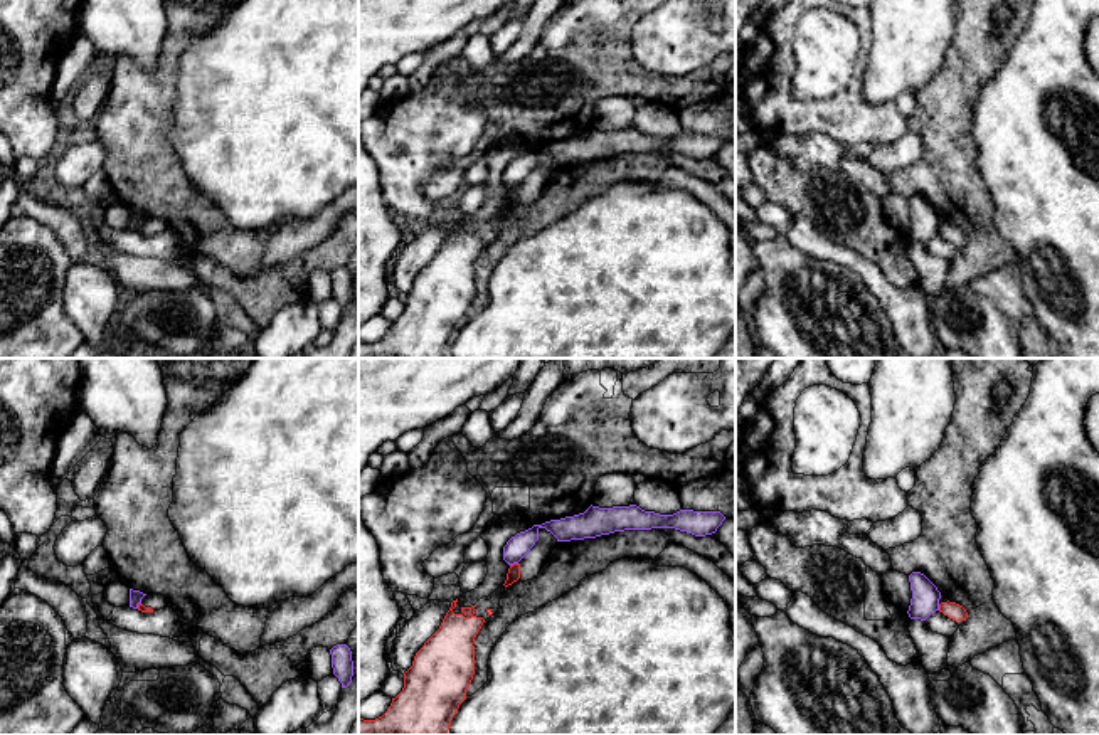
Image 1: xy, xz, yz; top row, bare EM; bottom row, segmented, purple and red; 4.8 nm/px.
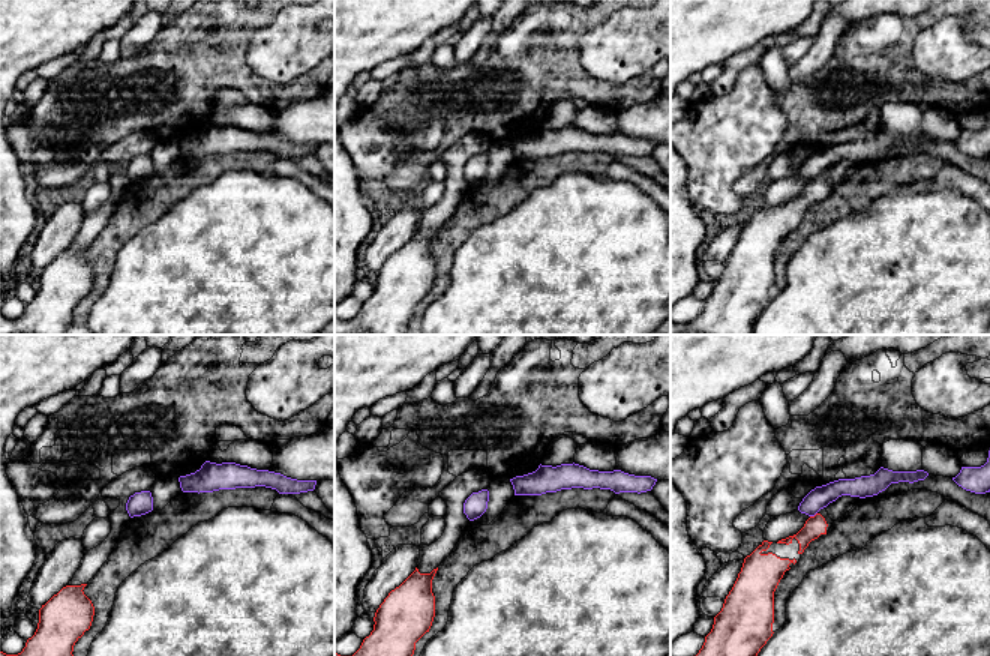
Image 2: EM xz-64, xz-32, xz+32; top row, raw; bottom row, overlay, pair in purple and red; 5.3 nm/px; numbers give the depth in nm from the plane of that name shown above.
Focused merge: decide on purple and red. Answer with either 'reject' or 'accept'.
reject

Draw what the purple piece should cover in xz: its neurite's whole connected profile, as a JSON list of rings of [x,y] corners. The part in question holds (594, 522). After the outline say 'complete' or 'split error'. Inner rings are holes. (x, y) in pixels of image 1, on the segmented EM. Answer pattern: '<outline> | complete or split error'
[[[636,505],[599,508],[589,506],[584,513],[550,520],[517,533],[503,547],[503,560],[508,565],[518,563],[539,540],[539,530],[545,528],[557,542],[596,538],[624,530],[675,528],[705,537],[717,531],[725,516],[720,511],[680,510],[673,515],[645,511]]] | complete

